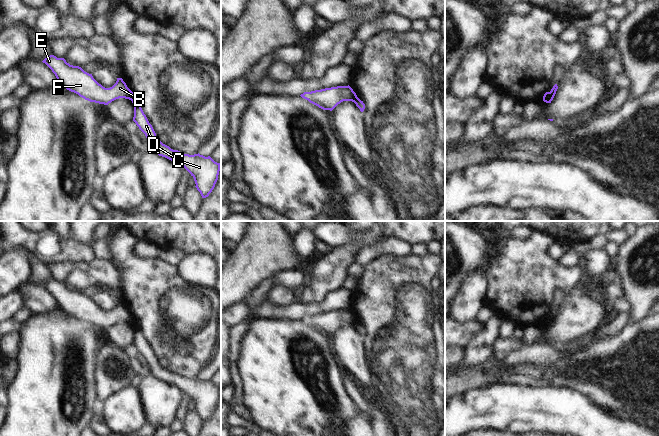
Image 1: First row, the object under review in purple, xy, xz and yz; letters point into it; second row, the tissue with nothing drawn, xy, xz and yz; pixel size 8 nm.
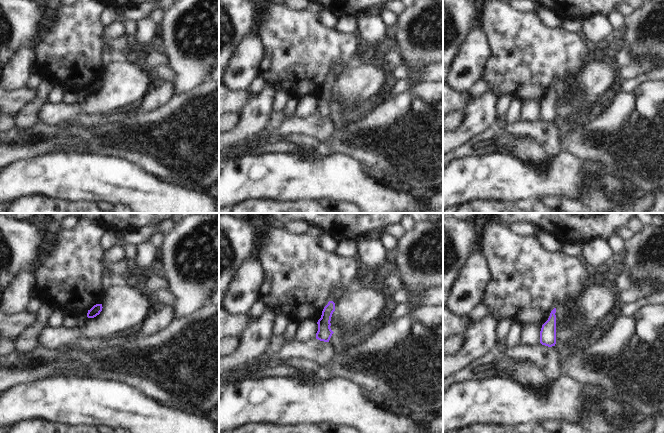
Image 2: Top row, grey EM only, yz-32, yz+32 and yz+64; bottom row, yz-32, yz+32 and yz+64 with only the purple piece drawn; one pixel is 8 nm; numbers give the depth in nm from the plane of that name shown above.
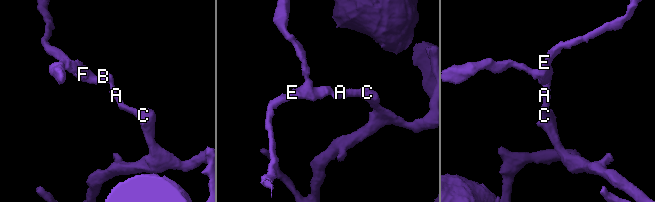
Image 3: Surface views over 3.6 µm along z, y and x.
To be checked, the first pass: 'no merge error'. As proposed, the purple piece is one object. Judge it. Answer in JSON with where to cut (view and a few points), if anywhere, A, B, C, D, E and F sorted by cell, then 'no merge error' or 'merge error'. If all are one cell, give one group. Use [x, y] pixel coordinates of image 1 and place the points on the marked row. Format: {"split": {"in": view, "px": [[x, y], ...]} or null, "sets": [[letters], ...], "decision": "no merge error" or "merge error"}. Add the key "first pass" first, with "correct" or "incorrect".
{"first pass": "incorrect", "split": {"in": "xy", "px": [[133, 94], [130, 99]]}, "sets": [["A", "C", "D"], ["B", "E", "F"]], "decision": "merge error"}

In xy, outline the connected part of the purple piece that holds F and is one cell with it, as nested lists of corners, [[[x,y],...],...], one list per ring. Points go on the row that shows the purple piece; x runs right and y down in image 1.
[[[50,55],[42,62],[52,70],[61,86],[90,102],[108,105],[119,98],[131,100],[134,95],[122,78],[117,78],[112,87],[105,88],[92,74],[79,66],[70,65],[64,58]]]

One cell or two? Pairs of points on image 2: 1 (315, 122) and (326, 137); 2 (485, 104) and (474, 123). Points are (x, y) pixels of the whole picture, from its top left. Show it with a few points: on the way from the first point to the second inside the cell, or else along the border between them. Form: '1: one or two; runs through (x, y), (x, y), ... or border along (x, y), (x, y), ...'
1: one; runs through (317, 126), (323, 133)
2: one; runs through (483, 109), (479, 118)

